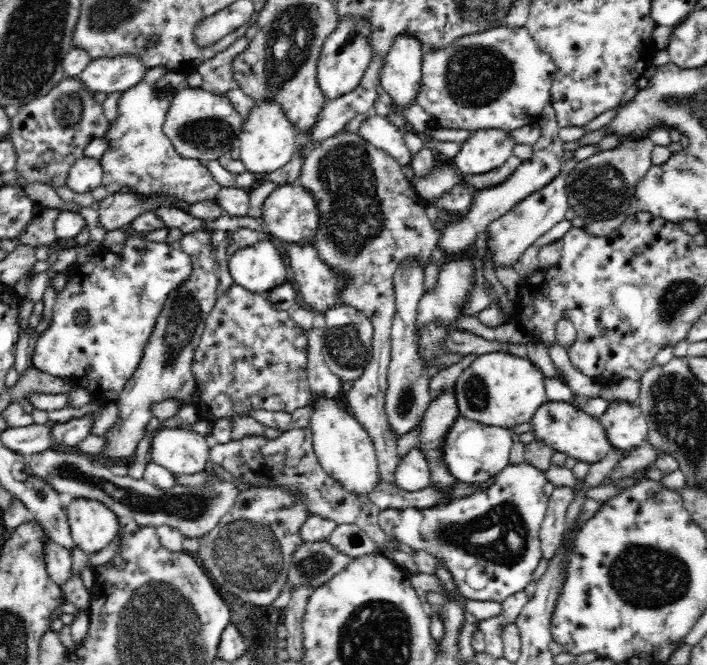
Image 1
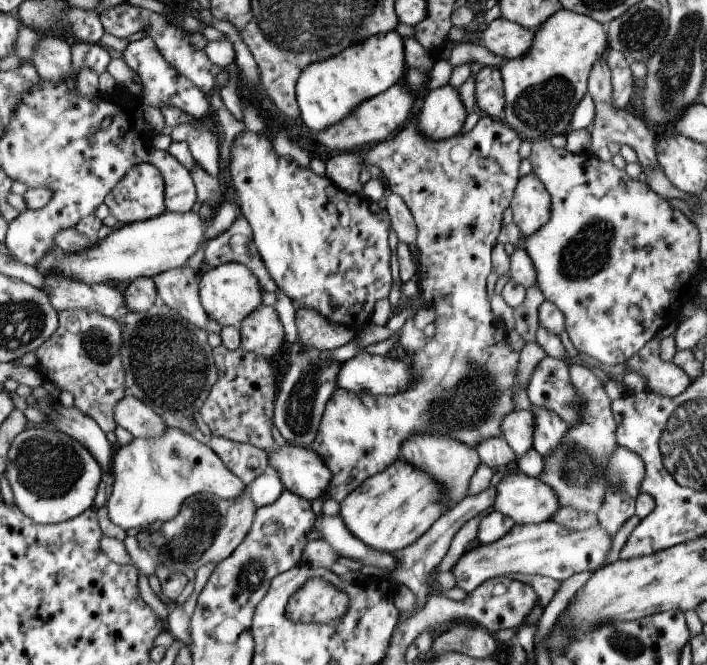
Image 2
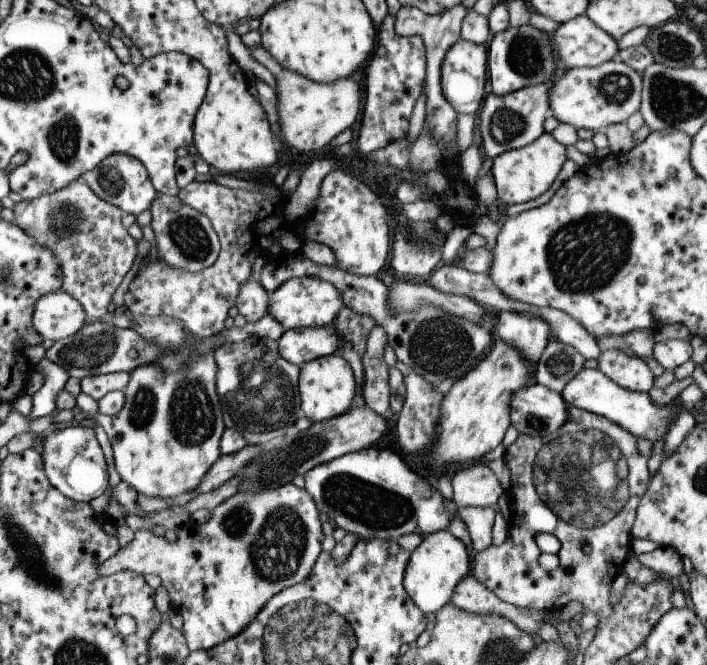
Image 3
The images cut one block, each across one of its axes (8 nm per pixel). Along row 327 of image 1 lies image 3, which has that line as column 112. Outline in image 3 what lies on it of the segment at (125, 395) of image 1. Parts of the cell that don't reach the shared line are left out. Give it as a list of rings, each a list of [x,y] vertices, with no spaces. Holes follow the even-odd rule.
[[[112,154],[104,158],[92,170],[82,174],[81,179],[86,181],[94,194],[97,194],[102,200],[110,202],[110,204],[118,206],[124,213],[128,212],[134,216],[150,209],[150,204],[158,196],[147,168],[140,160],[128,156],[128,154]]]

